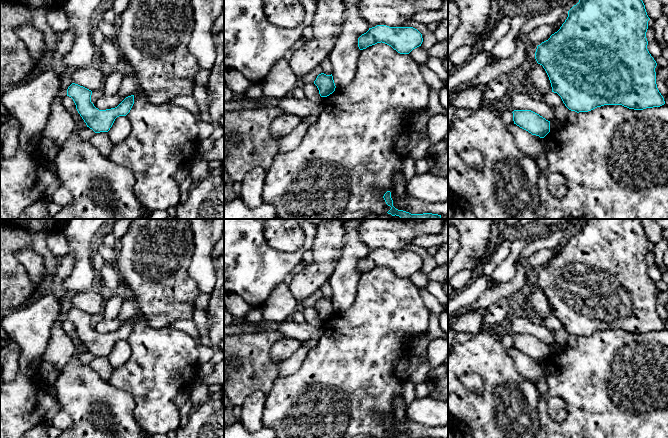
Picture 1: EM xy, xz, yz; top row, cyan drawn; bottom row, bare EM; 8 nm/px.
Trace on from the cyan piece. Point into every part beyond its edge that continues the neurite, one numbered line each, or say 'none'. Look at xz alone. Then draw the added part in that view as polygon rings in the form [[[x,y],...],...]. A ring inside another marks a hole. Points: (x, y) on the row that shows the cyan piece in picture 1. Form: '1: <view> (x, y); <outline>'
none

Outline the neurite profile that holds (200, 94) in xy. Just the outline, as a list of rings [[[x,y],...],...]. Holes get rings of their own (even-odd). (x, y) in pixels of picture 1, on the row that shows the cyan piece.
[[[195,85],[192,96],[199,108],[199,113],[203,117],[207,118],[209,113],[209,105],[207,103],[208,92],[206,86]]]

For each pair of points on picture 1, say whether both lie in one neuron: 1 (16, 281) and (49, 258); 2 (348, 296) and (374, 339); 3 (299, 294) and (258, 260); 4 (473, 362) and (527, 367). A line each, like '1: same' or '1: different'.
1: same
2: different
3: different
4: different

